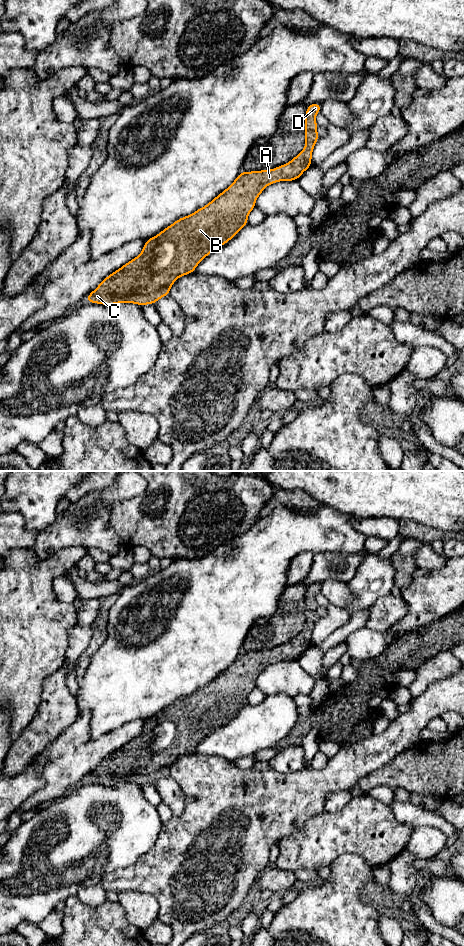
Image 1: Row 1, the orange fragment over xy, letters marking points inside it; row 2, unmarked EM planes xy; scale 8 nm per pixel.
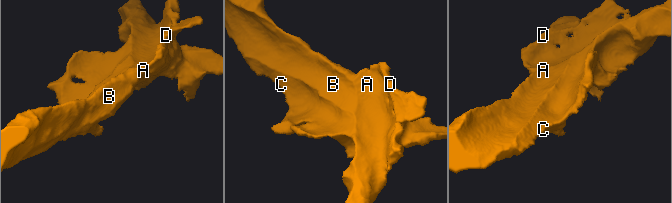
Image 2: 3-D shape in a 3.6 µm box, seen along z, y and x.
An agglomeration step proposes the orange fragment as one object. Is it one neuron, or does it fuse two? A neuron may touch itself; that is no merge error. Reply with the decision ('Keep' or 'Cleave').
Keep

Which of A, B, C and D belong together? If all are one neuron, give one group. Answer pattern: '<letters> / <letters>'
A B C D

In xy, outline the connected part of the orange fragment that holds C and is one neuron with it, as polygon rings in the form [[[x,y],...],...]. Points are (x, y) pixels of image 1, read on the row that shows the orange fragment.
[[[321,103],[307,106],[305,148],[296,157],[272,170],[241,171],[234,182],[207,205],[146,240],[142,252],[101,281],[85,301],[144,306],[168,296],[179,277],[193,273],[206,256],[249,224],[247,217],[268,185],[298,180],[313,164],[313,148],[320,138],[315,120],[319,112]]]

